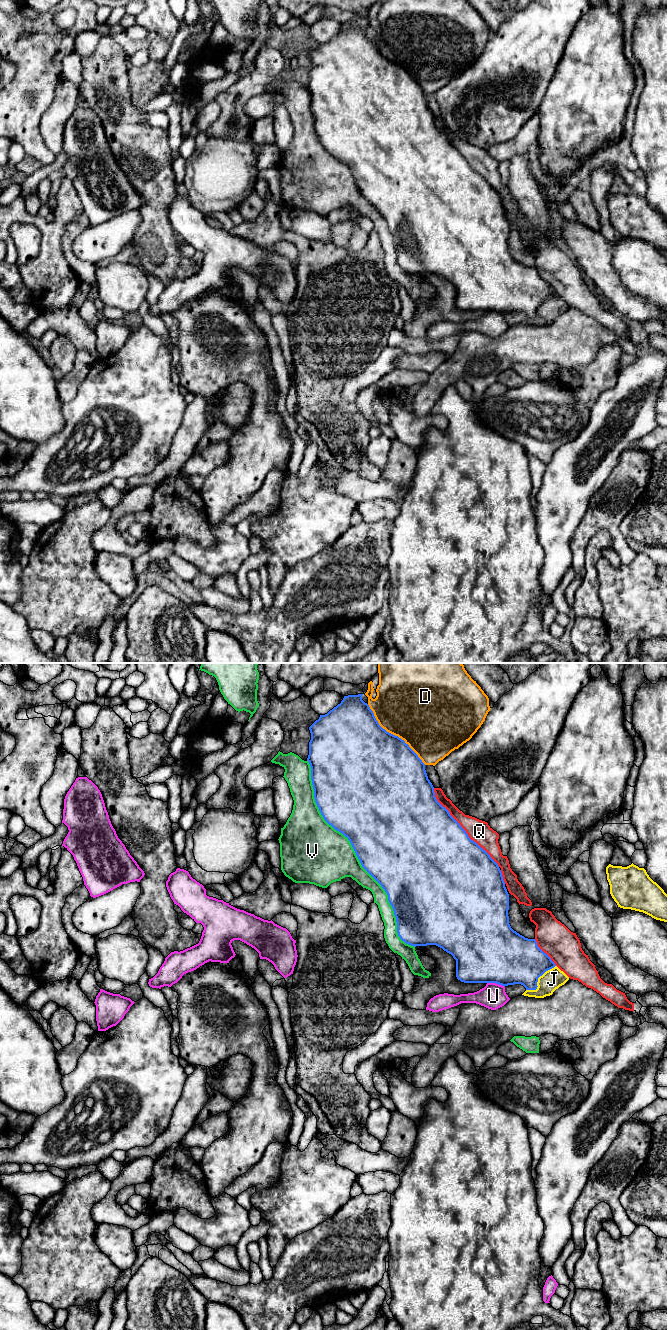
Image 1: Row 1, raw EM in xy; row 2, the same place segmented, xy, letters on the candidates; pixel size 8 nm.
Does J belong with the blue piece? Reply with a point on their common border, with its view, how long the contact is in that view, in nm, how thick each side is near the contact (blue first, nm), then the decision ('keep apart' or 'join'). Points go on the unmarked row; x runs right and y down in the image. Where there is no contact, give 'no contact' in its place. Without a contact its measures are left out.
contact xy (537, 308); length 320 nm; calibres 400 and 160 nm; keep apart

